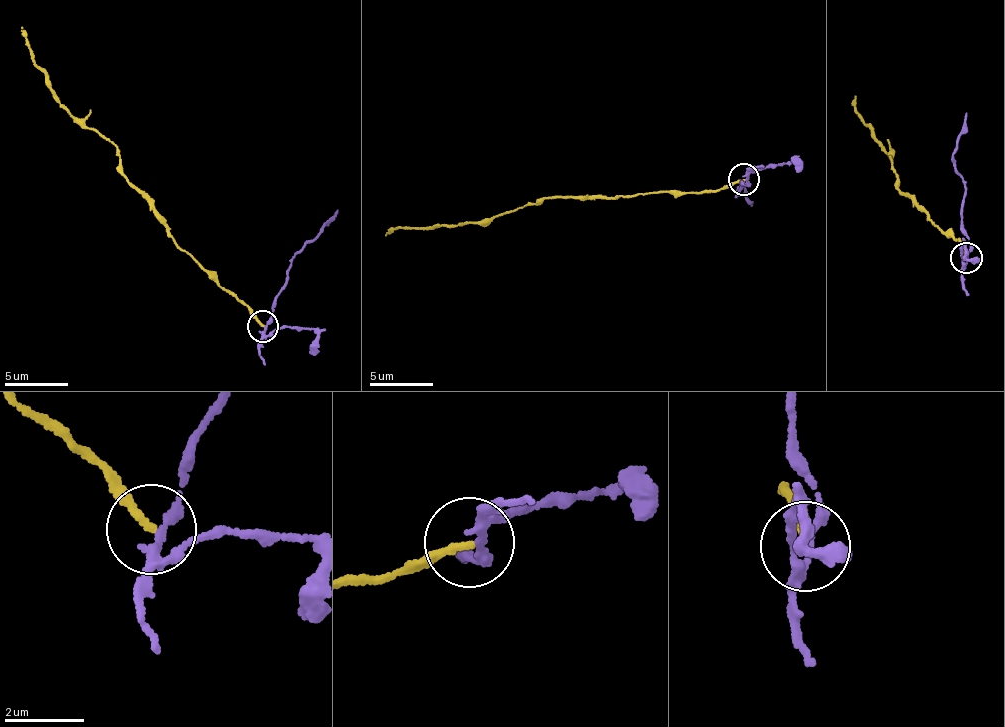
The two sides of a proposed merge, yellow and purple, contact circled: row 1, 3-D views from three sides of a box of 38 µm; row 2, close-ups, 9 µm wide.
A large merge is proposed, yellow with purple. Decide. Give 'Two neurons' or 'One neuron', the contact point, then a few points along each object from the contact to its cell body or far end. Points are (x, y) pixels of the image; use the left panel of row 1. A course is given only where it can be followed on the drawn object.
Two neurons. Place: (263, 326). Course of yellow: (263, 325), (180, 249), (127, 180), (114, 144), (83, 127), (59, 100), (22, 27). Course of purple: (263, 325), (272, 315), (288, 264), (336, 209)

